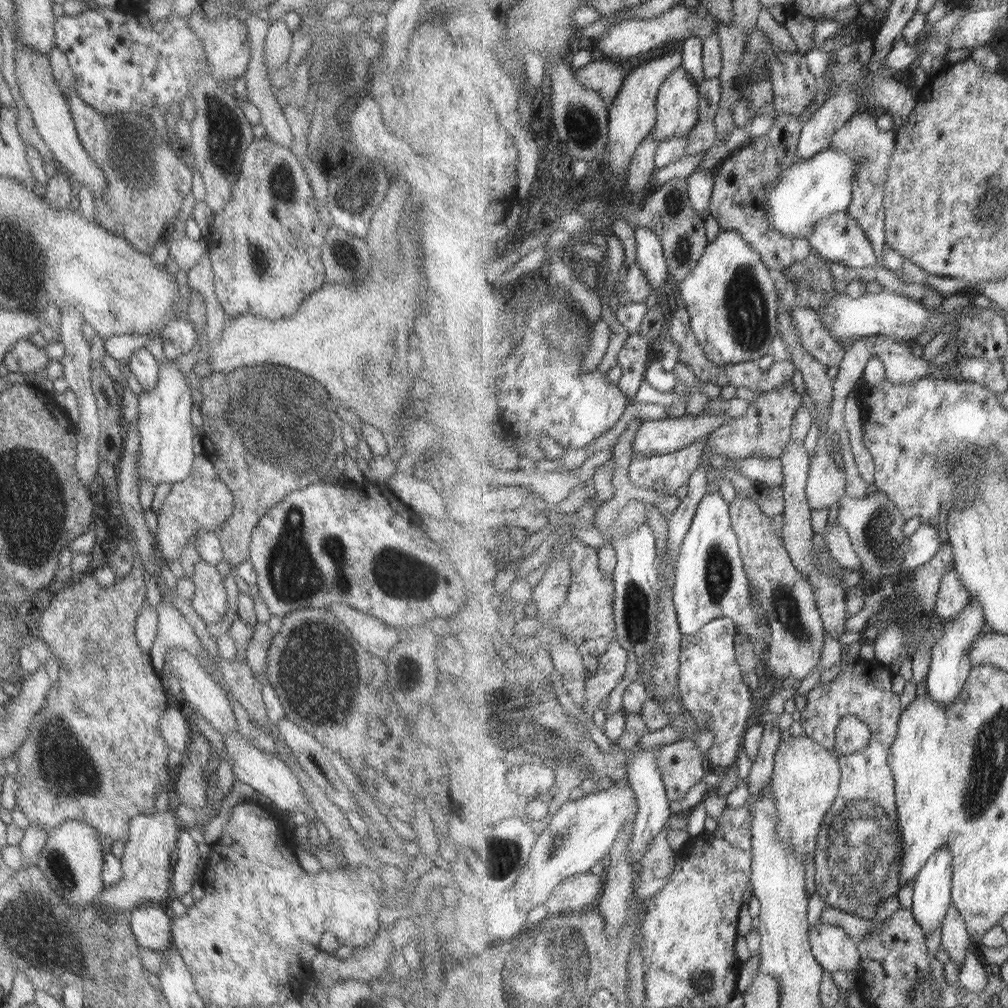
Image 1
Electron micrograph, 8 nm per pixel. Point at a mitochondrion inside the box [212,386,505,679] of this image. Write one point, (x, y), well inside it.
(297, 572)

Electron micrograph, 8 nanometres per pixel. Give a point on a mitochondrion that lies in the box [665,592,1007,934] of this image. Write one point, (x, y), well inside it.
(867, 844)

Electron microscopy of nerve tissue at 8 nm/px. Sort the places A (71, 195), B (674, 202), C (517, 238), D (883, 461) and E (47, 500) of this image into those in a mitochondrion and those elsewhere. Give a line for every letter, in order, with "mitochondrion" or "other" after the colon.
A: other
B: mitochondrion
C: other
D: other
E: mitochondrion

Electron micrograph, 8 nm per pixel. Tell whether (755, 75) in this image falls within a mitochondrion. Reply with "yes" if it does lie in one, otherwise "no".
yes

